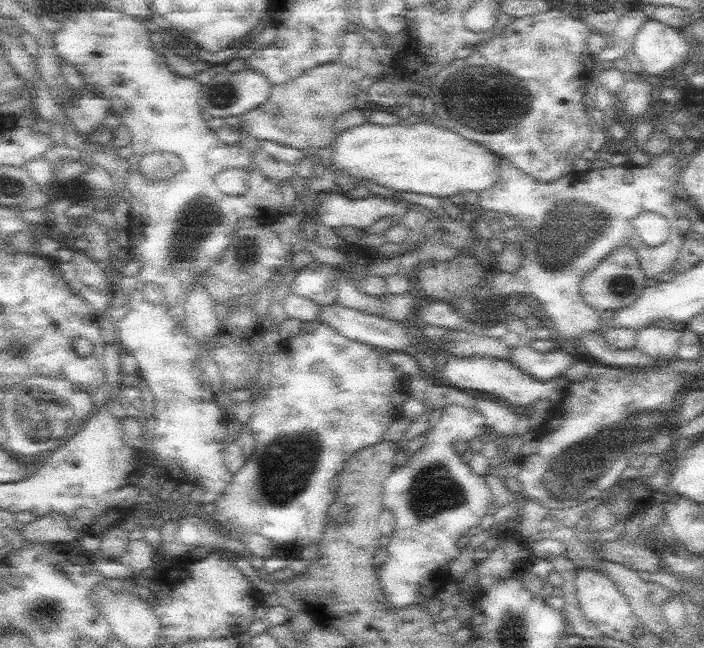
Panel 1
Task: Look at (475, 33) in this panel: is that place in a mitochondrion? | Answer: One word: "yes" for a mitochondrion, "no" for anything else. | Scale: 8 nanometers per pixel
no

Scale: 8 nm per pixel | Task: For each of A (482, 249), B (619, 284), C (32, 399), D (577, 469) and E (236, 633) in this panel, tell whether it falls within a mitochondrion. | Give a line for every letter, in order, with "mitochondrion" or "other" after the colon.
A: other
B: mitochondrion
C: mitochondrion
D: mitochondrion
E: other

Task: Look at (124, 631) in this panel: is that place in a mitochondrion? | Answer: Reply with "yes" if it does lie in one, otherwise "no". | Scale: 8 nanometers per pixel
no

